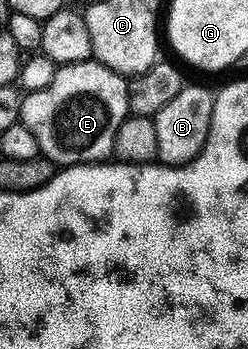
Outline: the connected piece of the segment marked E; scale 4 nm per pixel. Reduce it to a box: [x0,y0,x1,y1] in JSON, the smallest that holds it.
[18,60,130,168]

